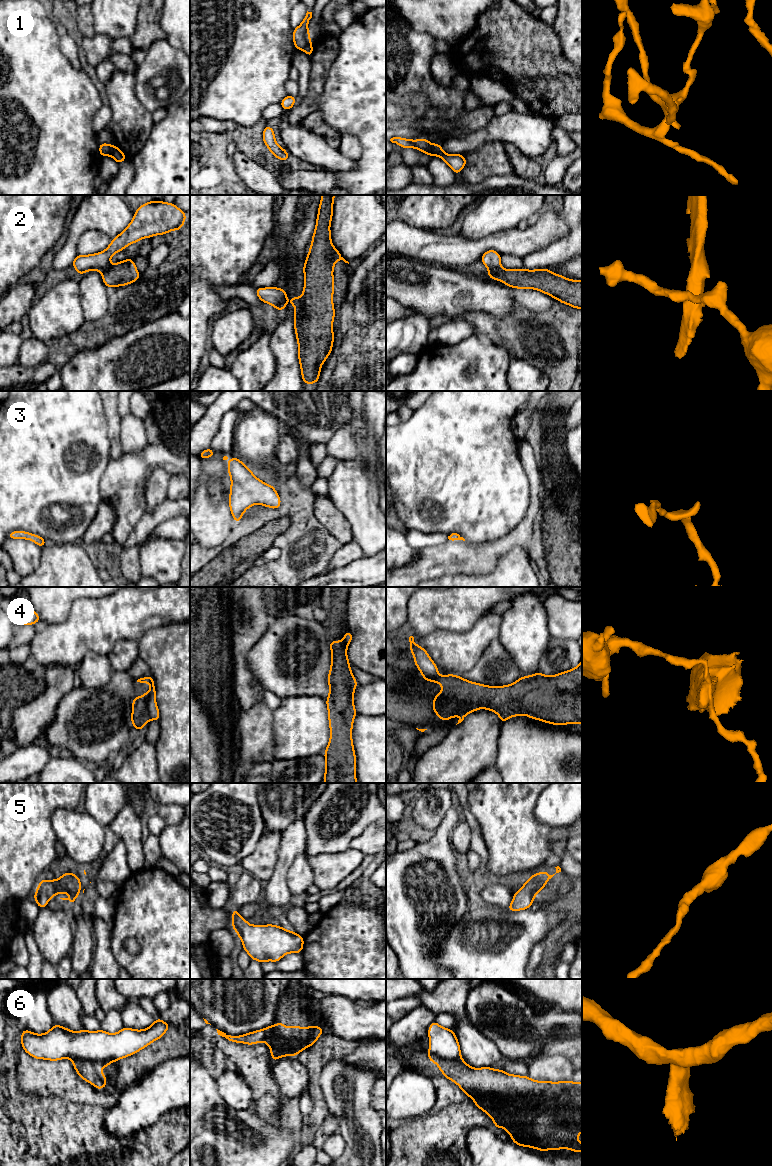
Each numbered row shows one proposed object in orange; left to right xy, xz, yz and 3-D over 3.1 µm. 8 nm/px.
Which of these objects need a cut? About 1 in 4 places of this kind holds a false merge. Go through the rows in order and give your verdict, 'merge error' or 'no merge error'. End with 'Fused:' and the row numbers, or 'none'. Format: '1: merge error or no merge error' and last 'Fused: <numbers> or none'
1: merge error
2: merge error
3: no merge error
4: merge error
5: no merge error
6: merge error
Fused: 1, 2, 4, 6

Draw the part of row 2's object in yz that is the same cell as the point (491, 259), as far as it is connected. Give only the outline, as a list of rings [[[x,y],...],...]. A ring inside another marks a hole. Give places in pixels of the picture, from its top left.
[[[487,250],[480,258],[489,271],[501,269],[501,256],[495,250]]]

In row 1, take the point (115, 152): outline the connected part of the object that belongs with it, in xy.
[[[114,144],[111,145],[110,155],[118,164],[121,164],[127,158],[126,155]]]

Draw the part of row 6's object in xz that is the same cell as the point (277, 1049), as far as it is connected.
[[[273,1039],[269,1044],[270,1051],[271,1051],[271,1058],[272,1062],[276,1061],[277,1059],[283,1056],[290,1056],[284,1048],[283,1043],[279,1043],[277,1040]]]

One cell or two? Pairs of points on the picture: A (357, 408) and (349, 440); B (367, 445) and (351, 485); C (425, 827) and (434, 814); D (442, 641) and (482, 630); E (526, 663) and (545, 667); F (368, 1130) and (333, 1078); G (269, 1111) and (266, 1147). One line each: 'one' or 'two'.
A: one
B: one
C: one
D: one
E: two
F: one
G: two

